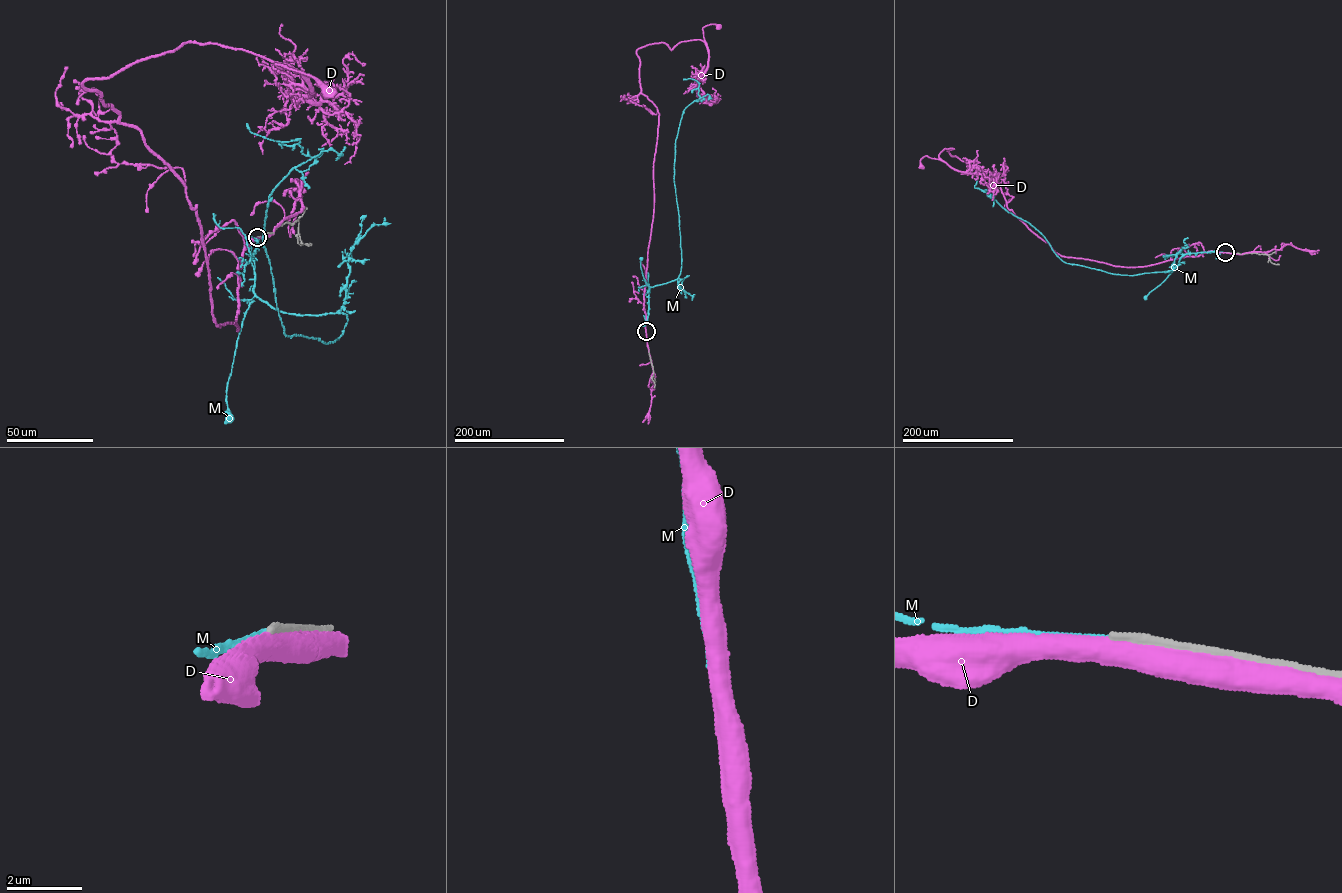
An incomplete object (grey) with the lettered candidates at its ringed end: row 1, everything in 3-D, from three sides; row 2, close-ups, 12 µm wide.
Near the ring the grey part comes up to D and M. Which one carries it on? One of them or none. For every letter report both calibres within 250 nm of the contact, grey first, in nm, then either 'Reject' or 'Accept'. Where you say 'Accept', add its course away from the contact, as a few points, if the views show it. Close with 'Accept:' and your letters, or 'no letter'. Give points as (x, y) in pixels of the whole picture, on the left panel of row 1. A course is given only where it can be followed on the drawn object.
D: Thickness 200 nm (grey) against 550 nm. Reject
M: Thickness 260 nm (grey) against 200 nm. Reject
Accept: no letter

